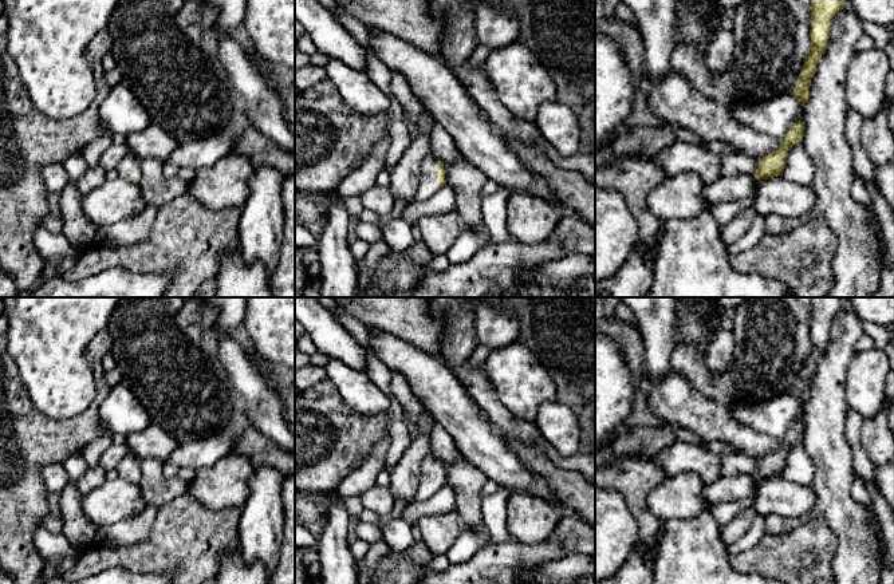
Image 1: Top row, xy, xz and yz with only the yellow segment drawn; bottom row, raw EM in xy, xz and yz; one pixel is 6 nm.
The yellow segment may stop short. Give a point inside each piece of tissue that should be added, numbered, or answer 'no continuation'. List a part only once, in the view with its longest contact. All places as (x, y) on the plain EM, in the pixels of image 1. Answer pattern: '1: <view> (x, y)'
1: xz (428, 485)

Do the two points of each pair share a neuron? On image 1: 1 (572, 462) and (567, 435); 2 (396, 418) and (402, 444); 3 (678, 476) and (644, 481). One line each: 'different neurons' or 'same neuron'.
1: different neurons
2: same neuron
3: different neurons

